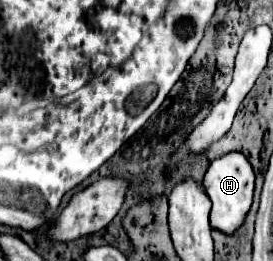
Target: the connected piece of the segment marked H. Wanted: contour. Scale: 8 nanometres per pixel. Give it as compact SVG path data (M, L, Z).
M227 152L209 164L207 174L203 178L203 186L213 202L213 208L211 208L211 226L213 228L217 228L225 234L233 234L241 226L241 222L253 202L253 184L255 184L253 168L241 152Z

